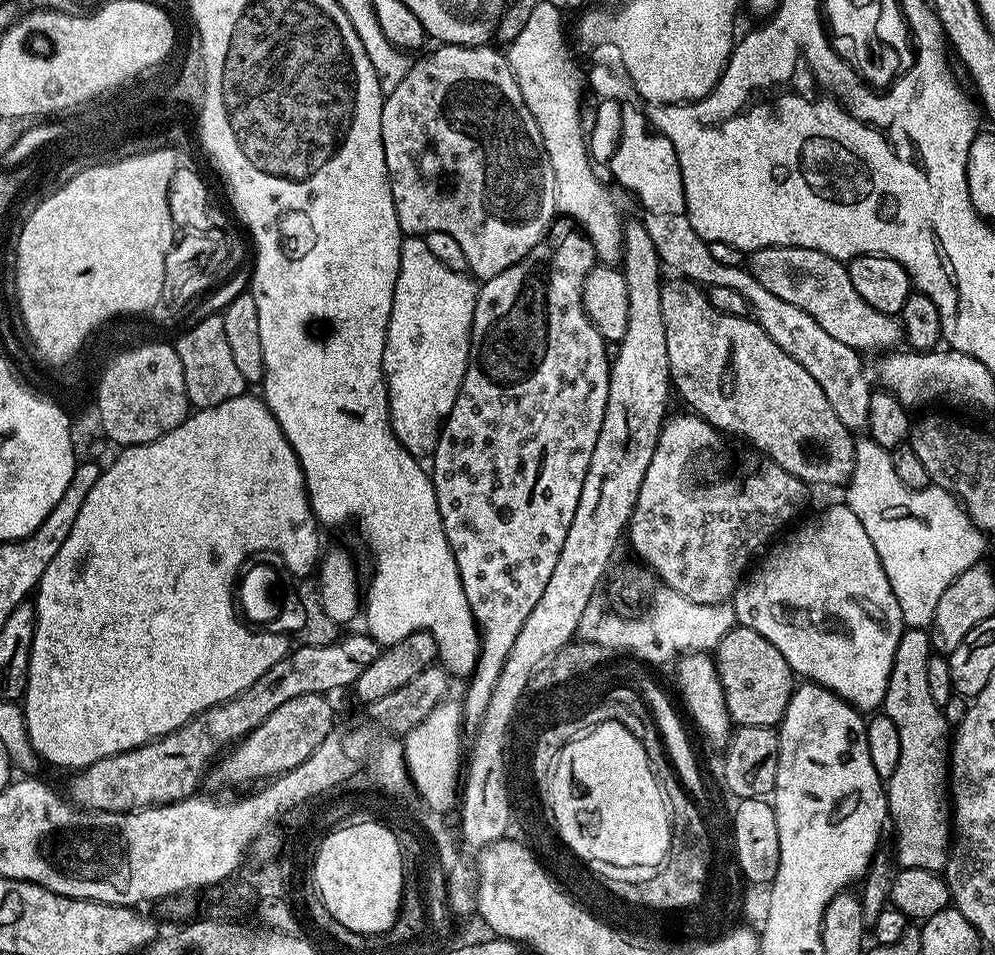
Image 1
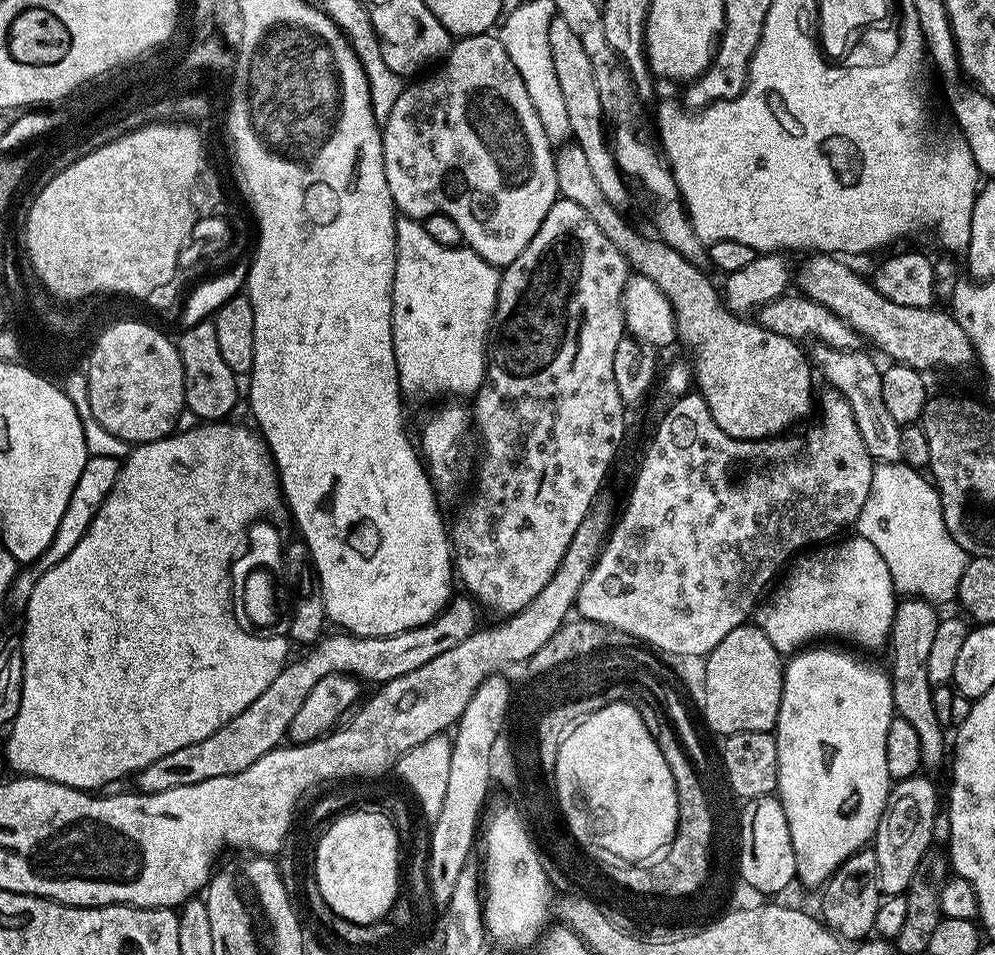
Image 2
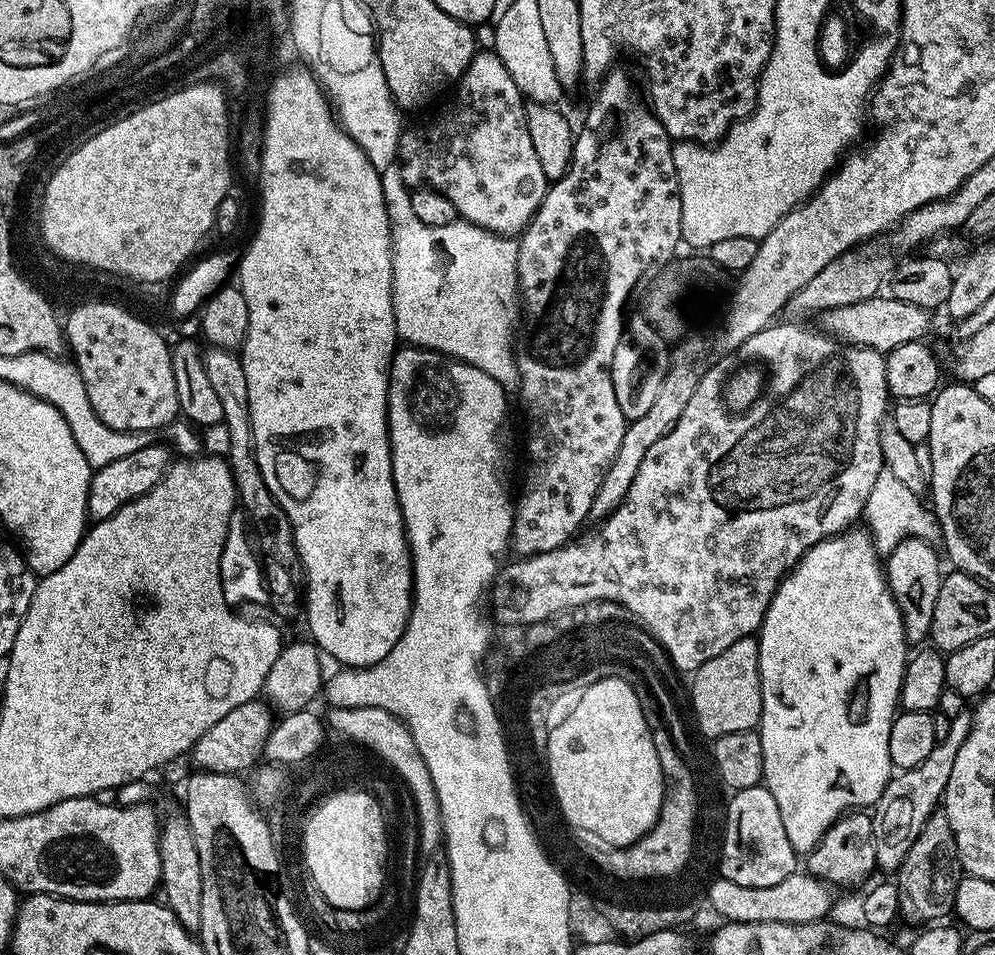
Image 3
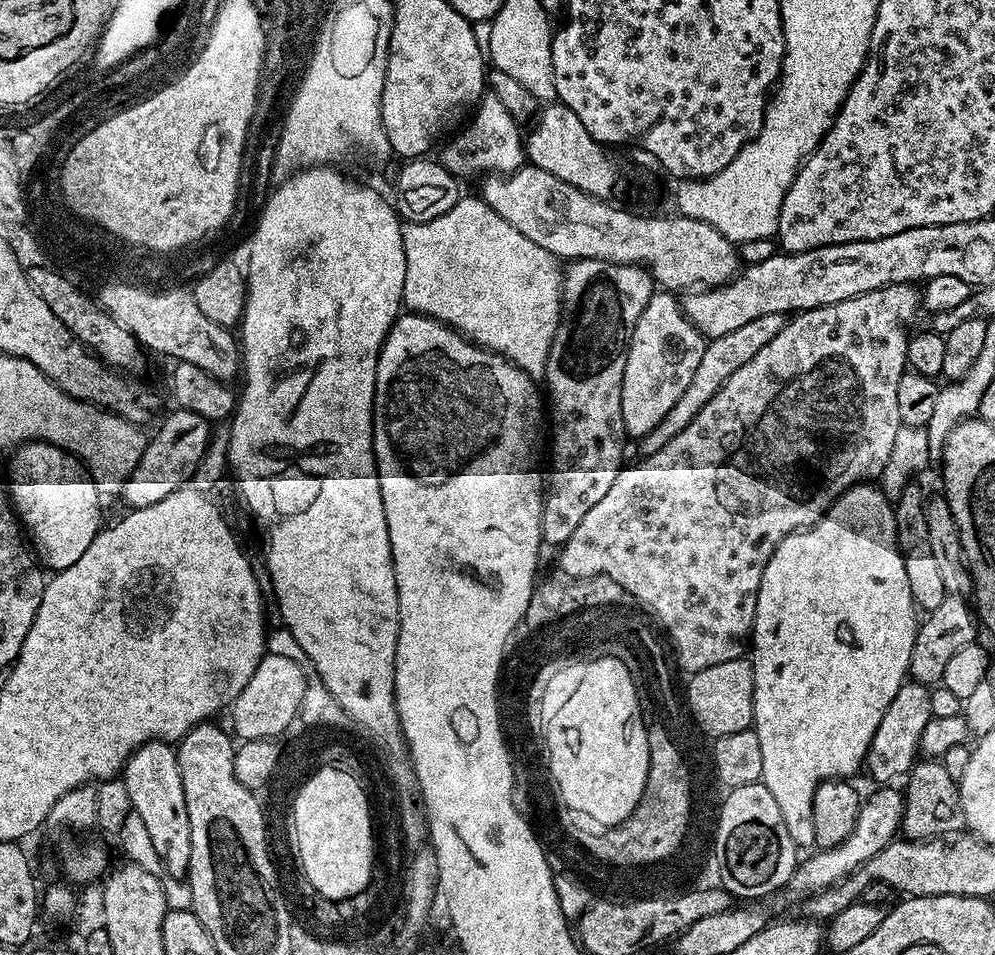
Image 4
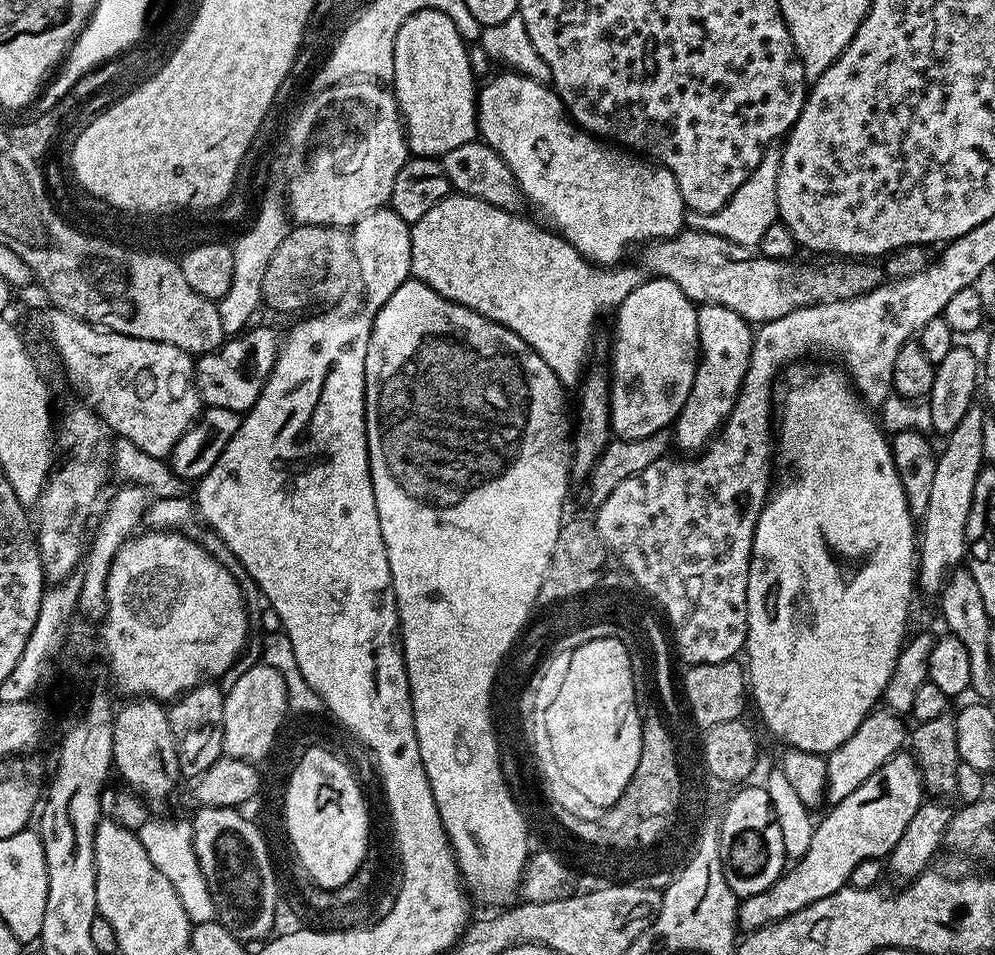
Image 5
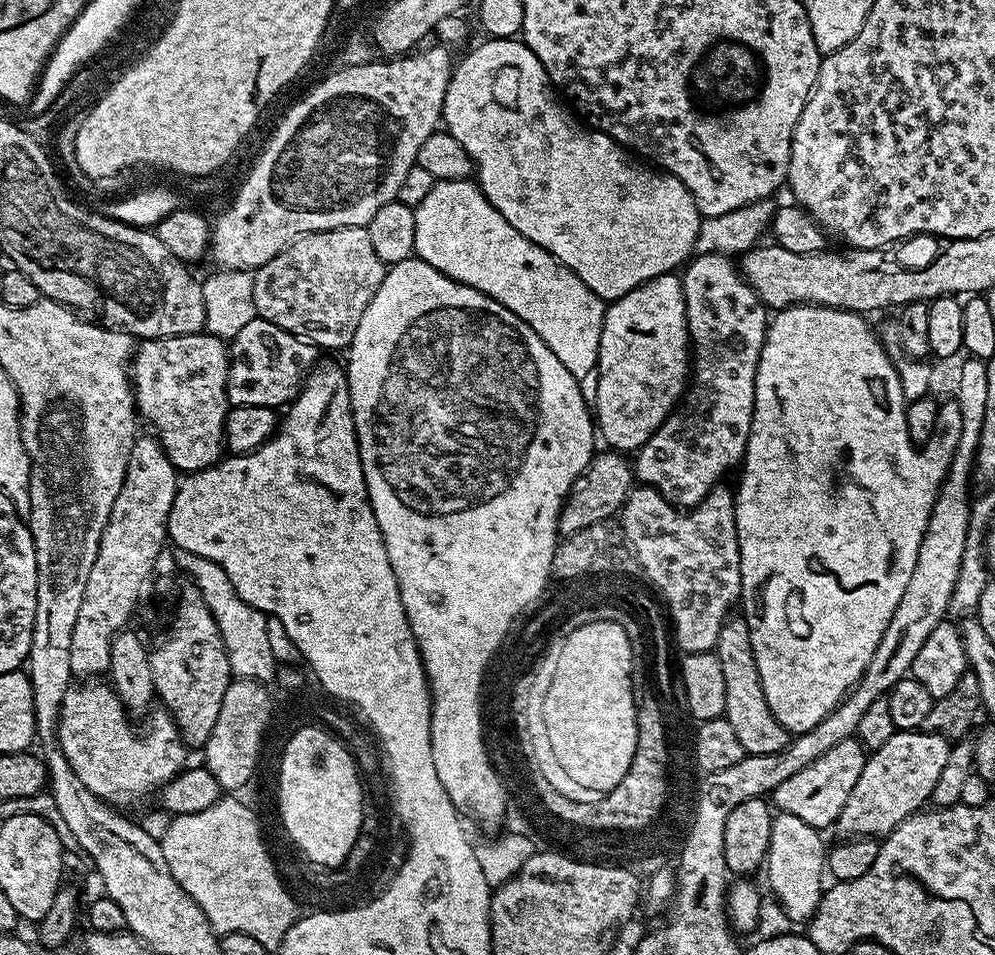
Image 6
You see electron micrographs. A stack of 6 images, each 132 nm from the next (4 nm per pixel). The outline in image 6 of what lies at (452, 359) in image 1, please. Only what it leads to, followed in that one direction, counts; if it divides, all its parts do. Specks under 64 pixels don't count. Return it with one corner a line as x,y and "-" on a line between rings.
471,179
435,181
414,211
414,252
419,259
518,314
576,380
587,381
596,372
605,301
558,258
518,234
490,206
479,184

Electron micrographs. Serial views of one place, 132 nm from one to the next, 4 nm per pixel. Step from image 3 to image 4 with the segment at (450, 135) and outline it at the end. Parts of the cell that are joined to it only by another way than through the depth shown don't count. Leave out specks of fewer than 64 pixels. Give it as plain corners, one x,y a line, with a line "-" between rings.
485,94
481,96
467,123
447,141
449,144
445,146
444,153
439,153
438,159
444,168
450,170
457,178
480,178
495,172
510,173
521,167
526,160
526,144
520,128
521,125
510,114
510,110
506,110
506,106
502,106
496,96

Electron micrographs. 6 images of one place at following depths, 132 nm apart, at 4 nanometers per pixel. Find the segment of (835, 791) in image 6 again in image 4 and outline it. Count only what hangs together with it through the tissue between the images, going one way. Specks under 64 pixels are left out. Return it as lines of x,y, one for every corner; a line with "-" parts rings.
909,679
894,694
894,702
886,706
886,714
882,714
882,722
878,722
878,730
874,730
874,738
868,743
866,772
869,772
880,786
888,786
899,778
907,777
912,765
918,759
918,747
922,732
933,714
930,710
929,685
919,684

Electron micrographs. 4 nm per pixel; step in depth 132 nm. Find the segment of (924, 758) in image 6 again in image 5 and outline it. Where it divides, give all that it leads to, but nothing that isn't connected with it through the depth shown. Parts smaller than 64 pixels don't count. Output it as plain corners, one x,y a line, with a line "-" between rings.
904,750
897,752
881,768
874,770
874,774
870,774
870,778
866,778
866,782
862,782
862,786
858,786
858,790
854,790
854,794
849,794
848,797
842,798
842,802
831,805
827,809
829,812
818,820
812,829
810,850
806,850
803,858
795,861
784,875
779,876
773,882
770,888
762,890
762,894
745,896
739,901
739,927
745,933
753,932
770,922
778,922
782,918
810,906
810,902
830,898
830,894
834,894
839,888
848,884
850,874
854,874
854,866
858,866
858,862
880,860
894,850
898,838
902,838
902,833
906,831
910,818
914,818
918,806
924,803
925,799
924,780
920,776
920,767
916,765
915,756

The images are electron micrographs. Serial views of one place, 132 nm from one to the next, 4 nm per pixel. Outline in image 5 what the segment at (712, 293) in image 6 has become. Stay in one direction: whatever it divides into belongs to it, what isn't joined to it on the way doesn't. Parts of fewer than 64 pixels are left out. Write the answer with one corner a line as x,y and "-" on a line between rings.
721,304
699,305
696,317
700,359
696,365
690,394
674,421
674,444
684,454
705,451
708,443
734,410
734,402
738,398
740,387
744,385
746,370
750,366
754,335
753,325

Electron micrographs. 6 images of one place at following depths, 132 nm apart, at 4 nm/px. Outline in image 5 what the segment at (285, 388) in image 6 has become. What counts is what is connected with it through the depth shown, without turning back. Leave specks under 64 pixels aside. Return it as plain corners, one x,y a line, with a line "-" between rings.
253,328
225,339
215,352
195,357
196,389
207,407
249,412
262,394
262,386
274,366
282,340
272,328

